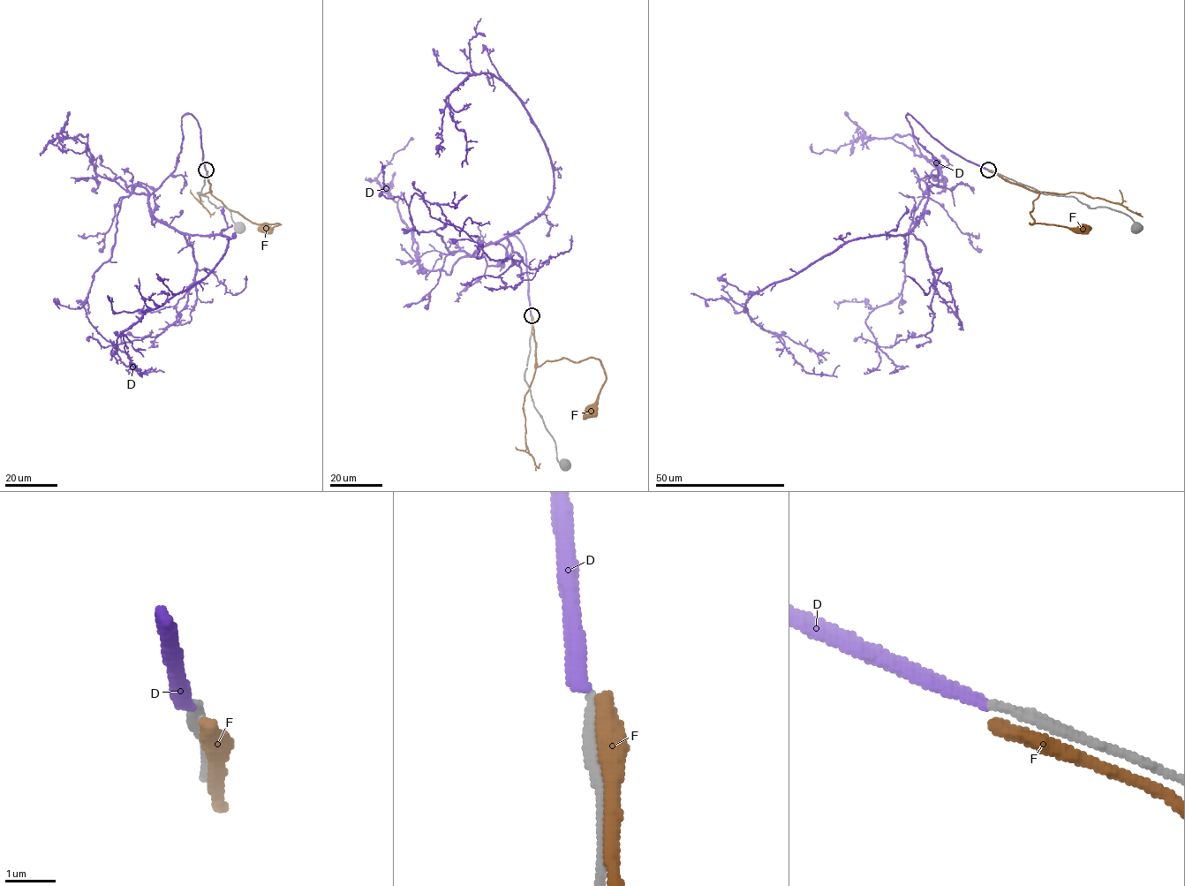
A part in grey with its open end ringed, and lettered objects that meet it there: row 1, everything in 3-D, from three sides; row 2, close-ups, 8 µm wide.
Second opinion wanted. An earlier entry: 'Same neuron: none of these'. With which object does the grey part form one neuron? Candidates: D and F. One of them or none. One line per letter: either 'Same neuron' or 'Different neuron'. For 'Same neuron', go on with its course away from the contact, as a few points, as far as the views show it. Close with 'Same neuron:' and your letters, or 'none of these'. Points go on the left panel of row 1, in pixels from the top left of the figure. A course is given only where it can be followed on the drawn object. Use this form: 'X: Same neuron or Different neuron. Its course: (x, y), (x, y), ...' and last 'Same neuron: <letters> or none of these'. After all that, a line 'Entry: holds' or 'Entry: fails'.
D: Different neuron
F: Different neuron
Same neuron: none of these
Entry: holds

